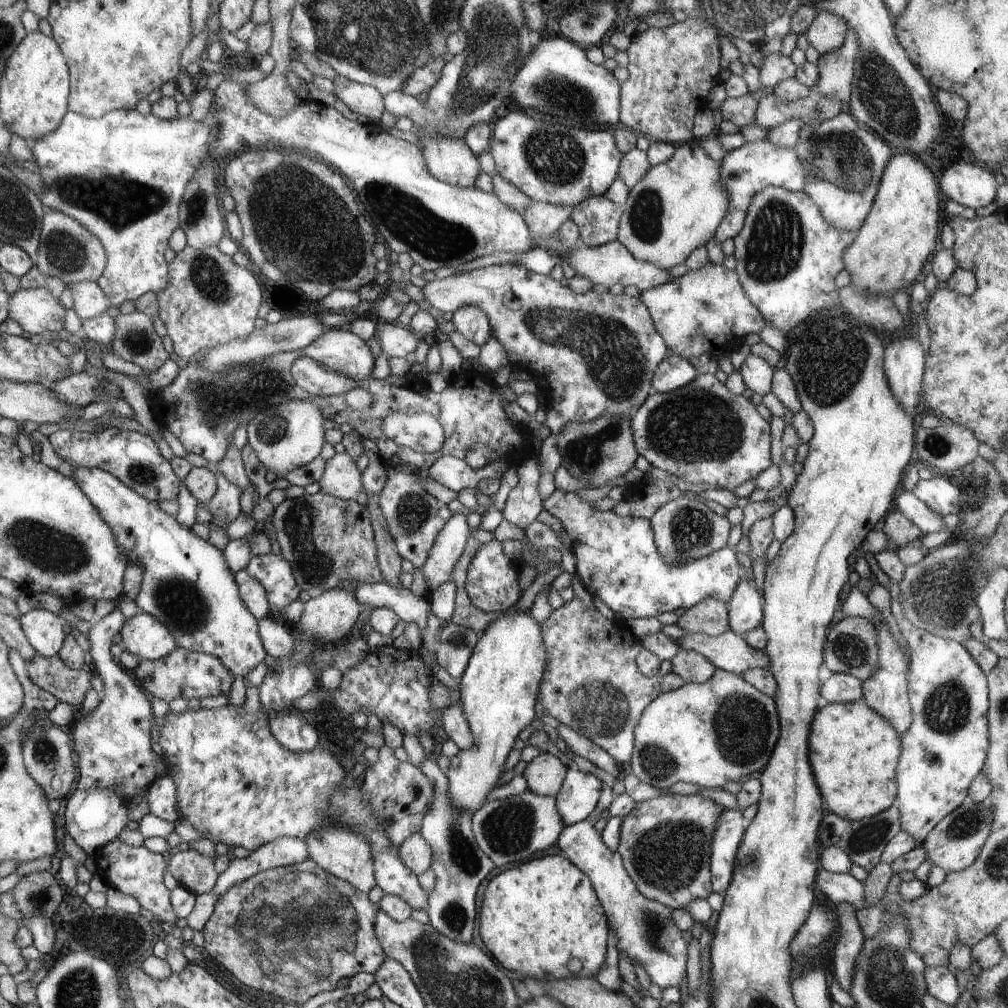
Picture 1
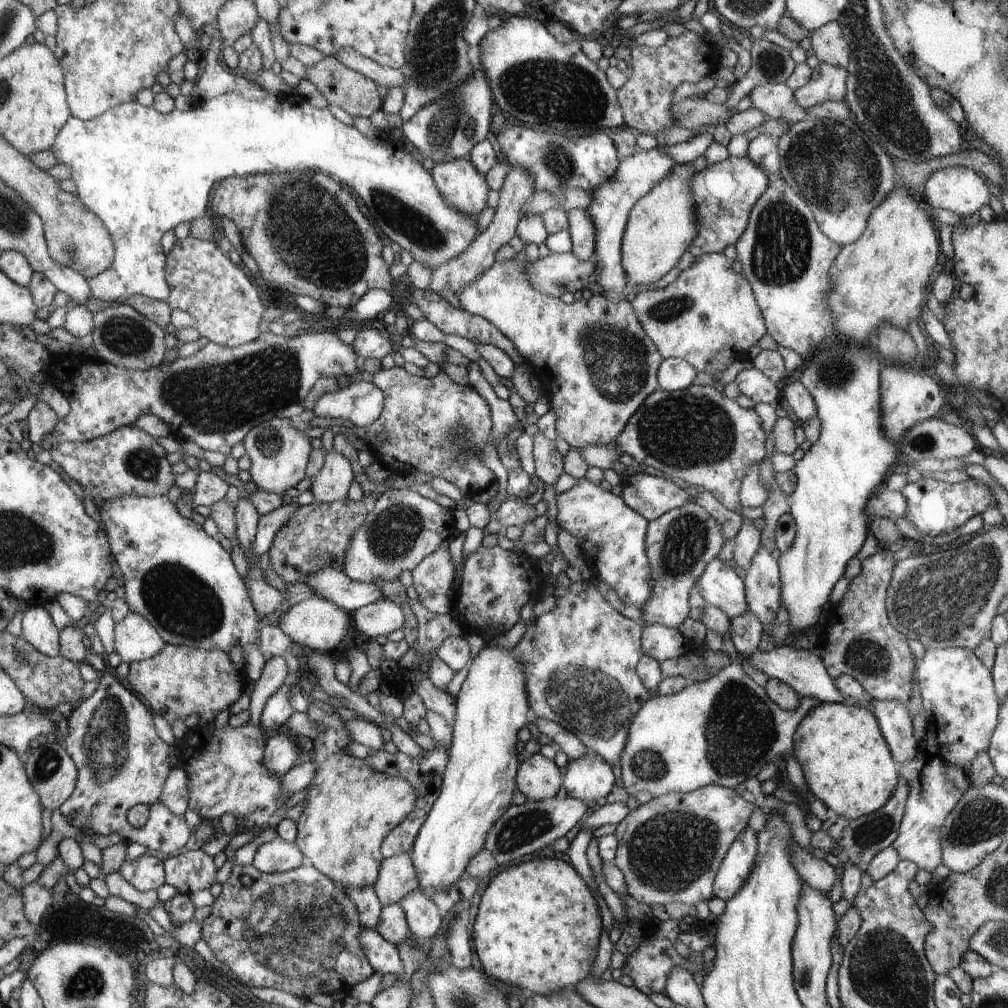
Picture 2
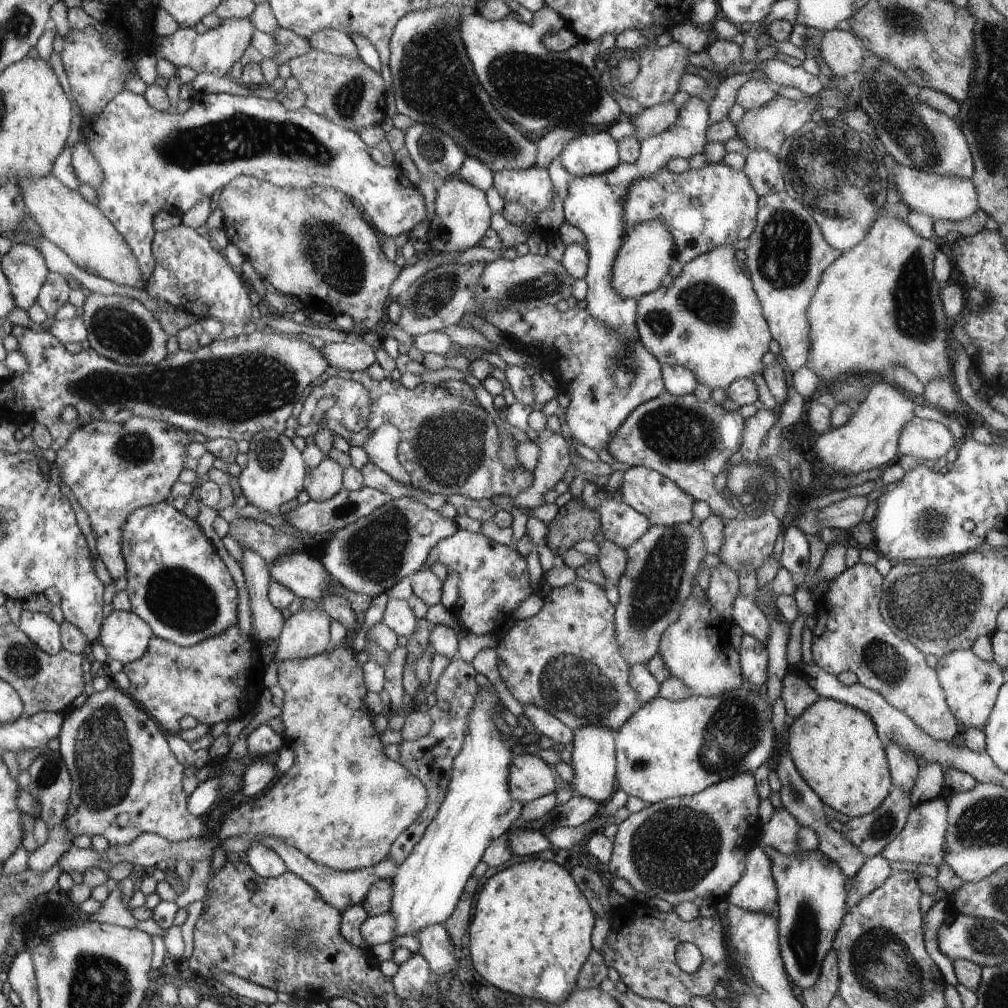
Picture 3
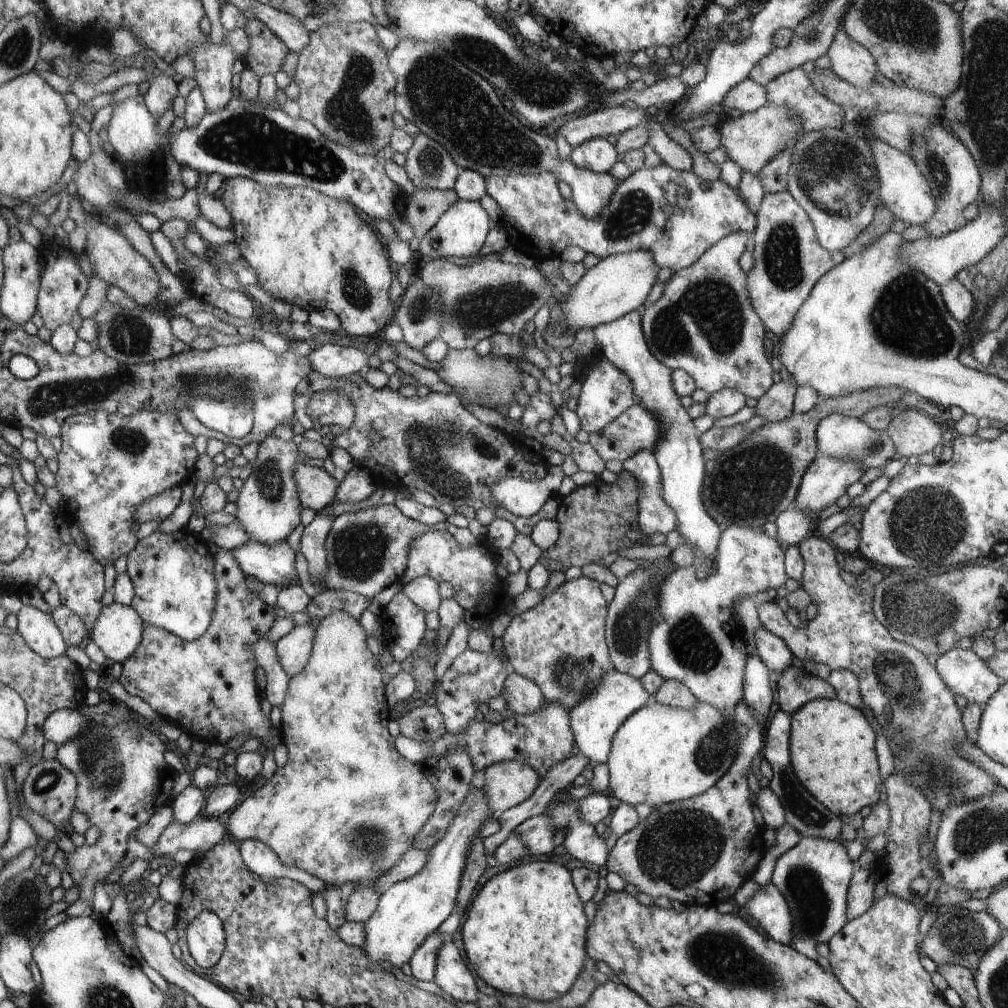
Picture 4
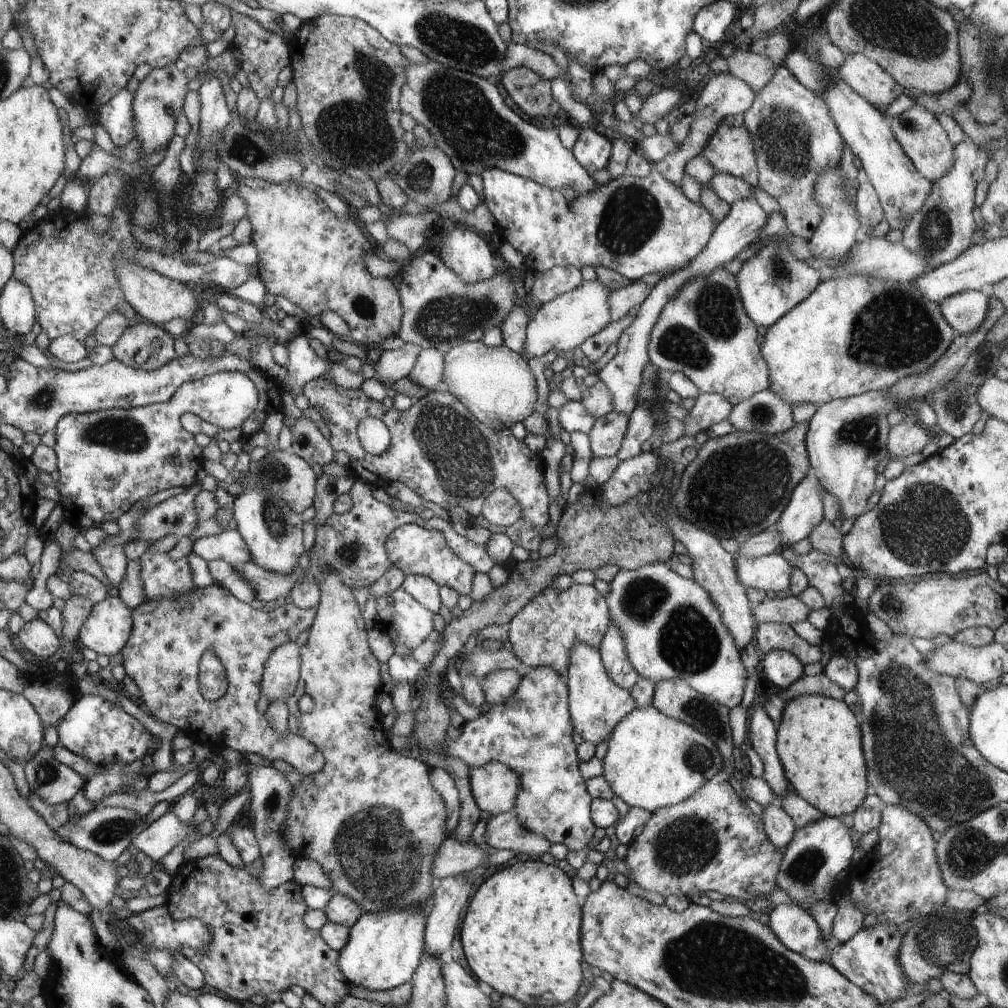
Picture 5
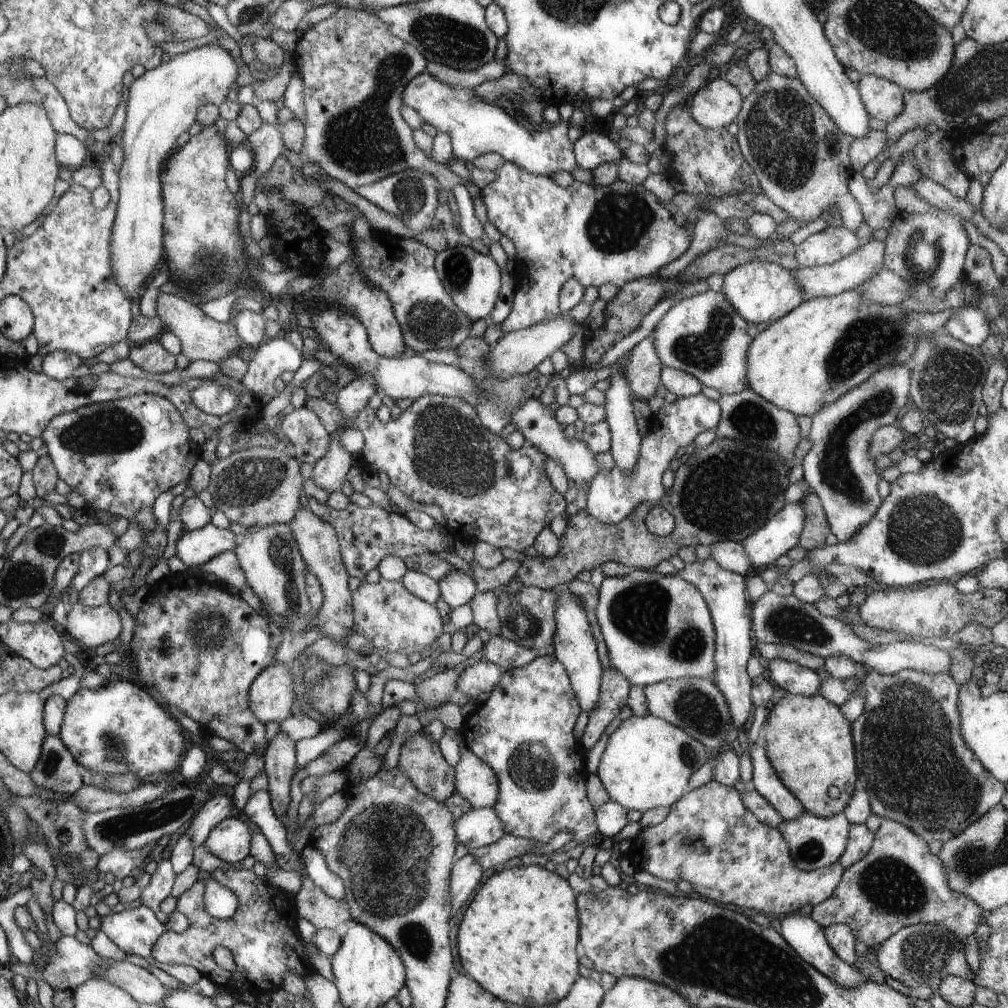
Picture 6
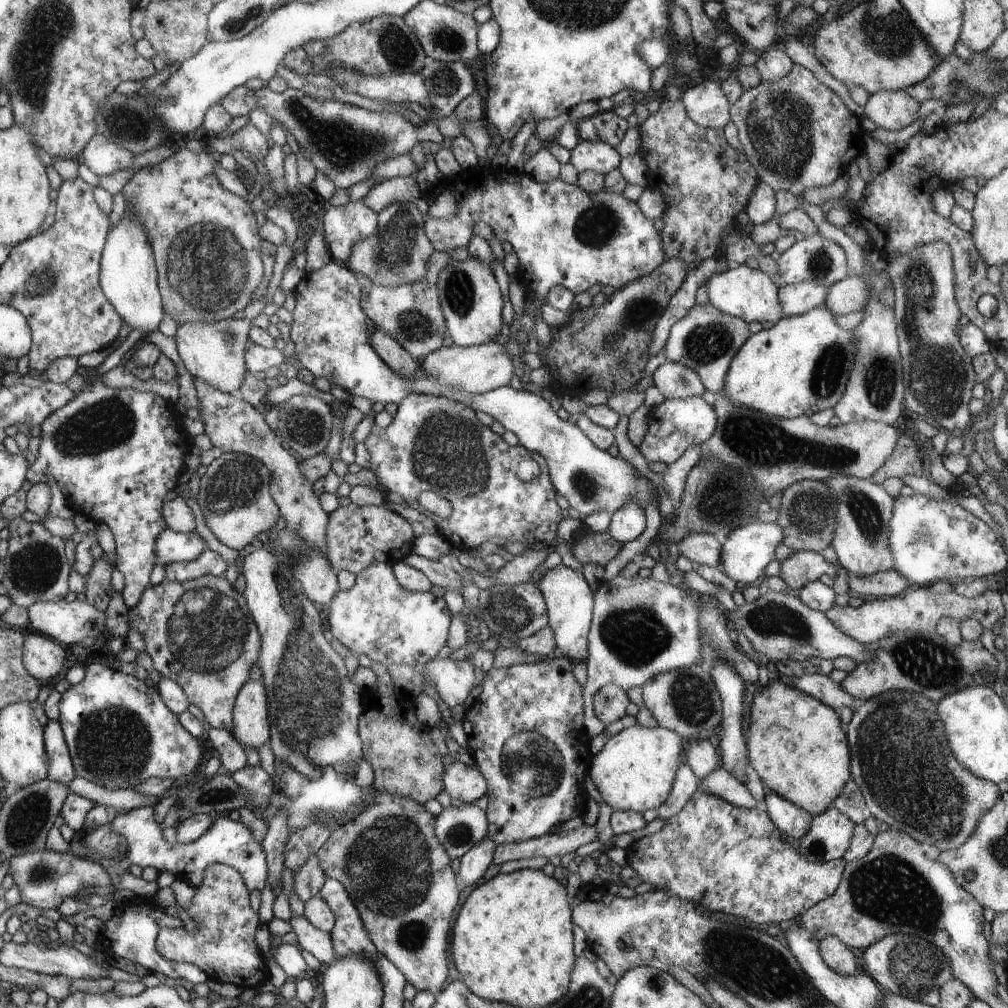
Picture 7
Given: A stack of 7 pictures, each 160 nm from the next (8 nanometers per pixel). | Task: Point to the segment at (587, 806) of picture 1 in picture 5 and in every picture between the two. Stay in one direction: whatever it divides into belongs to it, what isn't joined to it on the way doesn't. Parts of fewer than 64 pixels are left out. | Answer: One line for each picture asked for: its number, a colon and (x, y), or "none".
2: (590, 778)
3: (593, 758)
4: (595, 719)
5: (596, 704)

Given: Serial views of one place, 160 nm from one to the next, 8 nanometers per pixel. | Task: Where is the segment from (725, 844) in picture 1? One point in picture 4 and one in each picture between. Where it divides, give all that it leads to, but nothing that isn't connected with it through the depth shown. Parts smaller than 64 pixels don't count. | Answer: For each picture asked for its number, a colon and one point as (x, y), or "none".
2: (738, 863)
3: (756, 891)
4: (768, 908)

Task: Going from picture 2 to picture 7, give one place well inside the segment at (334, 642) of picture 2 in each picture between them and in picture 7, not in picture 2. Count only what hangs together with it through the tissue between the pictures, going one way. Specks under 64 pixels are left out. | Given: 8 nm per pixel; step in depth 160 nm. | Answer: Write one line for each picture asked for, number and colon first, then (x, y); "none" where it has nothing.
3: (306, 633)
4: (293, 650)
5: (283, 670)
6: (271, 695)
7: (253, 730)

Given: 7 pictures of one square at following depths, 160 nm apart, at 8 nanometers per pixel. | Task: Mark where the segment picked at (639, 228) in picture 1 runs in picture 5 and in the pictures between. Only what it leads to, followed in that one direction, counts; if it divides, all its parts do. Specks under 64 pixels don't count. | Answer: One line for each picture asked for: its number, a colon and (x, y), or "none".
2: (661, 226)
3: (644, 258)
4: (616, 285)
5: (564, 323)

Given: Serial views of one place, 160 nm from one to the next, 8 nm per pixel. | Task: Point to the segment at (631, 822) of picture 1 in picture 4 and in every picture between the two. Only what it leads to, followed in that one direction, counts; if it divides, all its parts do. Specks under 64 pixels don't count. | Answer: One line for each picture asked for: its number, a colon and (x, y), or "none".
2: (670, 849)
3: (693, 849)
4: (698, 851)

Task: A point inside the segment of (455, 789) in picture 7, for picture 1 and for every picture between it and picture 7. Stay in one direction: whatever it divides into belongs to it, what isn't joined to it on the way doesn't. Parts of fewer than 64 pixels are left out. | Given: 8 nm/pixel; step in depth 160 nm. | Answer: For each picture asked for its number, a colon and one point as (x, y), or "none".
1: (544, 775)
2: (539, 778)
3: (530, 777)
4: (508, 783)
5: (496, 788)
6: (475, 781)

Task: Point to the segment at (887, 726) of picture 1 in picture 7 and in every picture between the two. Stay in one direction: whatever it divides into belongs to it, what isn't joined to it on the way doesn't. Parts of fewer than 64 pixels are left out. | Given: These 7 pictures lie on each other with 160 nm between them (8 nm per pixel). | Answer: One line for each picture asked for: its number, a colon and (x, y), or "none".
2: (846, 763)
3: (835, 747)
4: (831, 744)
5: (819, 742)
6: (809, 743)
7: (796, 744)

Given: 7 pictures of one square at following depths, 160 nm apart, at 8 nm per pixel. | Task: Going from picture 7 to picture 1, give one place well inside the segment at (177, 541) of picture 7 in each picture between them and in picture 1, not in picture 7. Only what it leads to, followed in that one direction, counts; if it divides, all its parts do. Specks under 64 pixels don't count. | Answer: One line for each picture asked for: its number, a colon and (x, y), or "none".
1: (410, 607)
2: (329, 583)
3: (306, 576)
4: (274, 564)
5: (228, 546)
6: (195, 547)

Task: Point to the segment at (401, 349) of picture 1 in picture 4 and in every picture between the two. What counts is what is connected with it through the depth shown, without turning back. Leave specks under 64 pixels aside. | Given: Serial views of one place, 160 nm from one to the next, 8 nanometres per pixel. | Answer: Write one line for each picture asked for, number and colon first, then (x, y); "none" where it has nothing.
2: (369, 343)
3: (358, 356)
4: (330, 360)

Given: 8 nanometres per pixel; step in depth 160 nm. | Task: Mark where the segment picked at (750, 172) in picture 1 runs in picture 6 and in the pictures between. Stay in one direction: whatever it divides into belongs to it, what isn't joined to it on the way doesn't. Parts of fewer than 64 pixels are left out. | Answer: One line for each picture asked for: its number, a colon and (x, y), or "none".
2: (724, 193)
3: (716, 205)
4: (677, 216)
5: (636, 226)
6: (619, 233)

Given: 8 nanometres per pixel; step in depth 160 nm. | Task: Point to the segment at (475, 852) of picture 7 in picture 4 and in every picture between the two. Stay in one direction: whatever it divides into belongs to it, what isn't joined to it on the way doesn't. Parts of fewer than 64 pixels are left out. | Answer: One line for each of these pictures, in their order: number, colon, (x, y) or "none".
4: (423, 962)
5: (451, 893)
6: (467, 873)

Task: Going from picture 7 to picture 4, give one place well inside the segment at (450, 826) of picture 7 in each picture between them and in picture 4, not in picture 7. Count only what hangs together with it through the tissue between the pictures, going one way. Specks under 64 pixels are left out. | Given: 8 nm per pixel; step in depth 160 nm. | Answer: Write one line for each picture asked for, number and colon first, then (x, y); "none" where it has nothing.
4: (537, 833)
5: (505, 831)
6: (477, 828)

